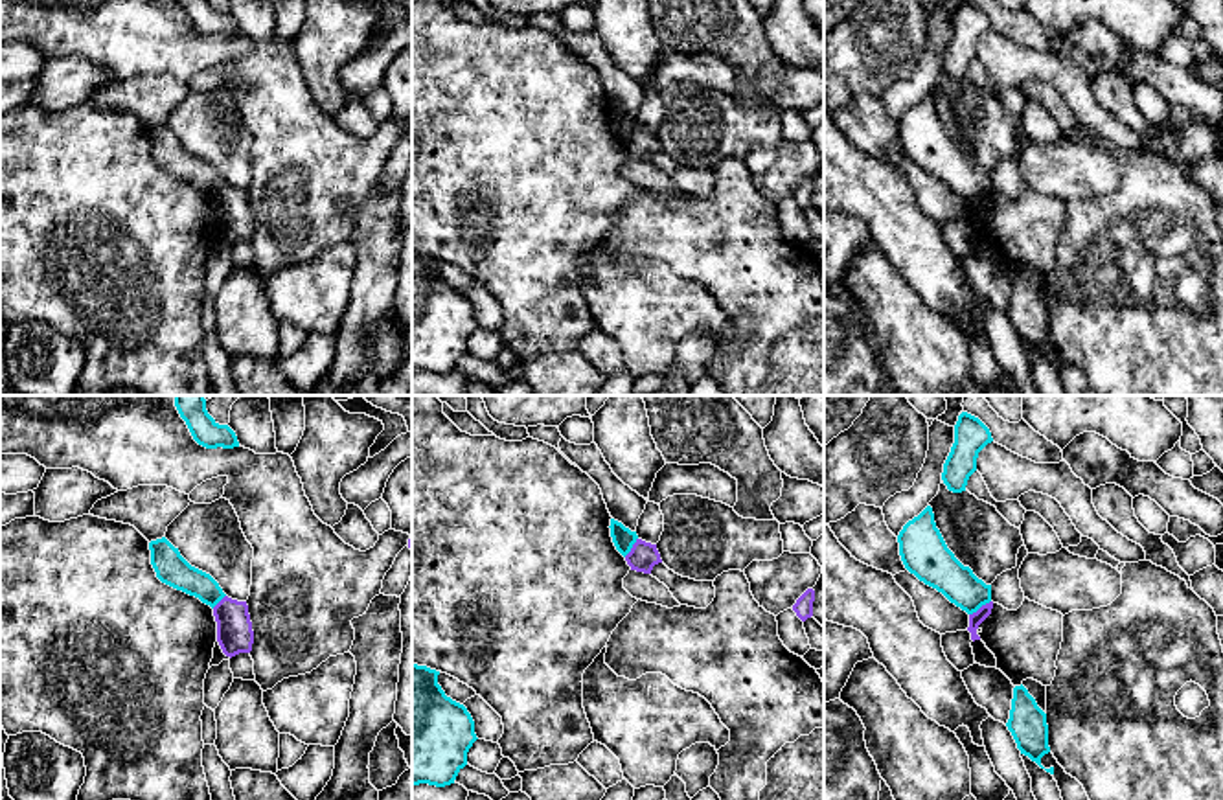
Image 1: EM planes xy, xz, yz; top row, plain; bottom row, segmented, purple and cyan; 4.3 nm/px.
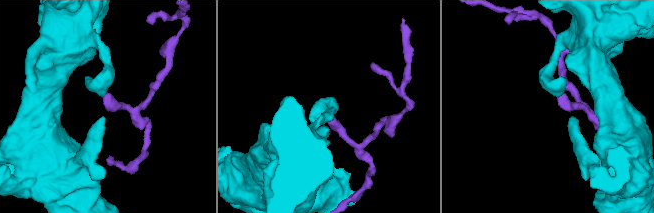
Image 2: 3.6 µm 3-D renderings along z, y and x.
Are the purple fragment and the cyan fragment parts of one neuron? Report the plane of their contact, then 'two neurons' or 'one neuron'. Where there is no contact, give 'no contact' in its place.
meets purple in yz; two neurons

